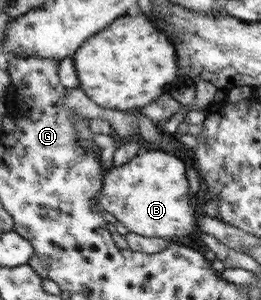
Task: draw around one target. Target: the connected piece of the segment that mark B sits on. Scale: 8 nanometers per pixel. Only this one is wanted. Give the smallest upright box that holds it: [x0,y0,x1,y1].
[96,147,198,240]

